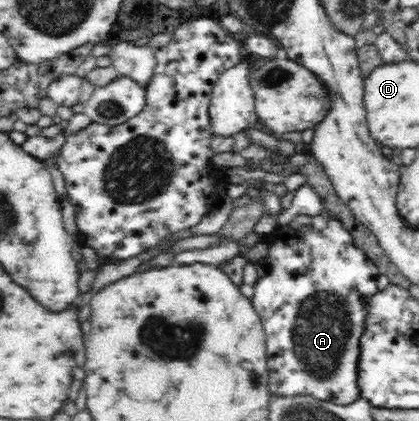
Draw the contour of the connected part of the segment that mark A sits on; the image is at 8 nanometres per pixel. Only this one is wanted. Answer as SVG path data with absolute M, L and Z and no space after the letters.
M327 211L315 217L298 214L289 224L278 226L266 235L263 241L268 245L265 259L270 269L253 285L251 300L265 332L269 392L287 397L305 393L305 396L337 405L354 403L360 399L357 375L359 337L365 329L369 301L378 292L378 267L353 244L349 230Z

